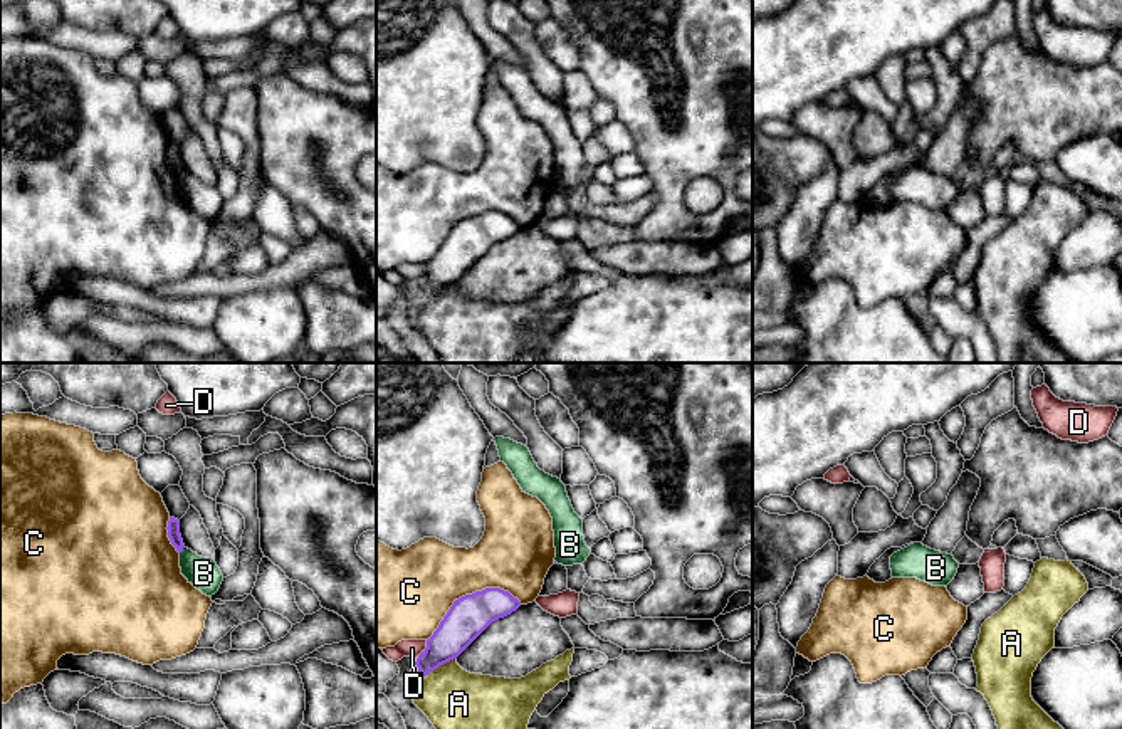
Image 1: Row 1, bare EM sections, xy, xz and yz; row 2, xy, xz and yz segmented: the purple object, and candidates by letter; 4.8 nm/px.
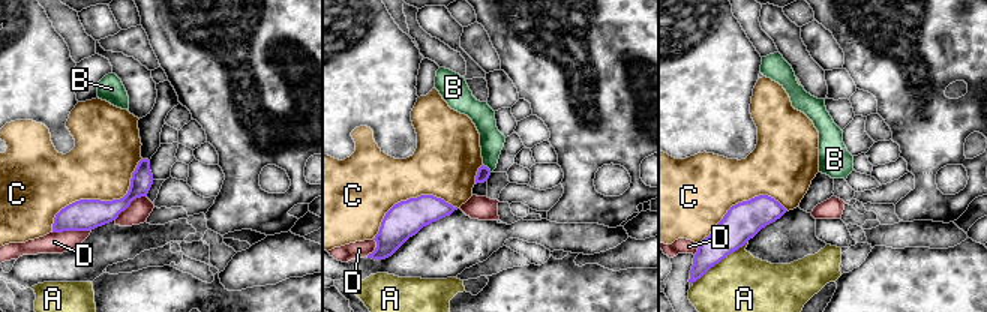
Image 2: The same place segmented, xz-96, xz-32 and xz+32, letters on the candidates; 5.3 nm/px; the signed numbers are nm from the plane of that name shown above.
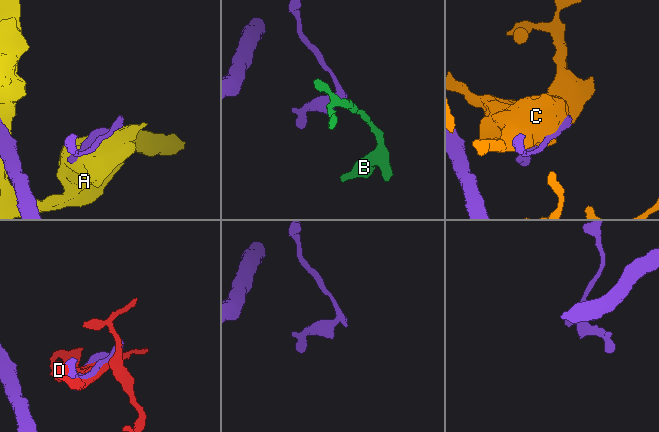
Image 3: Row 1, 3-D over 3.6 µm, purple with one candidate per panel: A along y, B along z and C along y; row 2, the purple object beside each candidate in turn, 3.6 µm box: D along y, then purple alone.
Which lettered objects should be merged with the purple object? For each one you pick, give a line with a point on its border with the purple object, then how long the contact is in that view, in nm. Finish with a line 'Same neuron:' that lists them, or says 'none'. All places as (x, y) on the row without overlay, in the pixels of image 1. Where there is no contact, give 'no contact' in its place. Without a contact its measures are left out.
Same neuron: none

